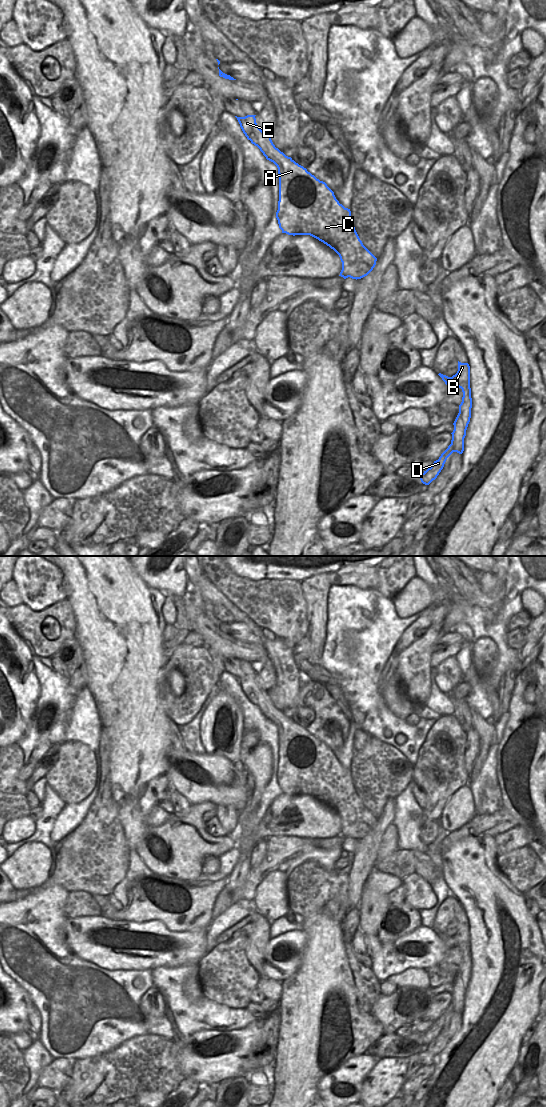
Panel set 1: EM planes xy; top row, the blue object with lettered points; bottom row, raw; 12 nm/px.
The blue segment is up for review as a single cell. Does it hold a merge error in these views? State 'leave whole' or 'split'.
split

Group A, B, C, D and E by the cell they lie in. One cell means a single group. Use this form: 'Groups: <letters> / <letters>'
Groups: A B C E / D

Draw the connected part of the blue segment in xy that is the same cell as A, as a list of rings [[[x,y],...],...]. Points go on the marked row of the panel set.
[[[255,116],[235,117],[247,139],[278,168],[276,218],[282,233],[310,235],[329,246],[340,257],[342,270],[339,276],[344,279],[357,280],[367,276],[377,258],[360,240],[350,209],[339,203],[325,182],[276,148],[271,140],[271,129],[262,131]]]

